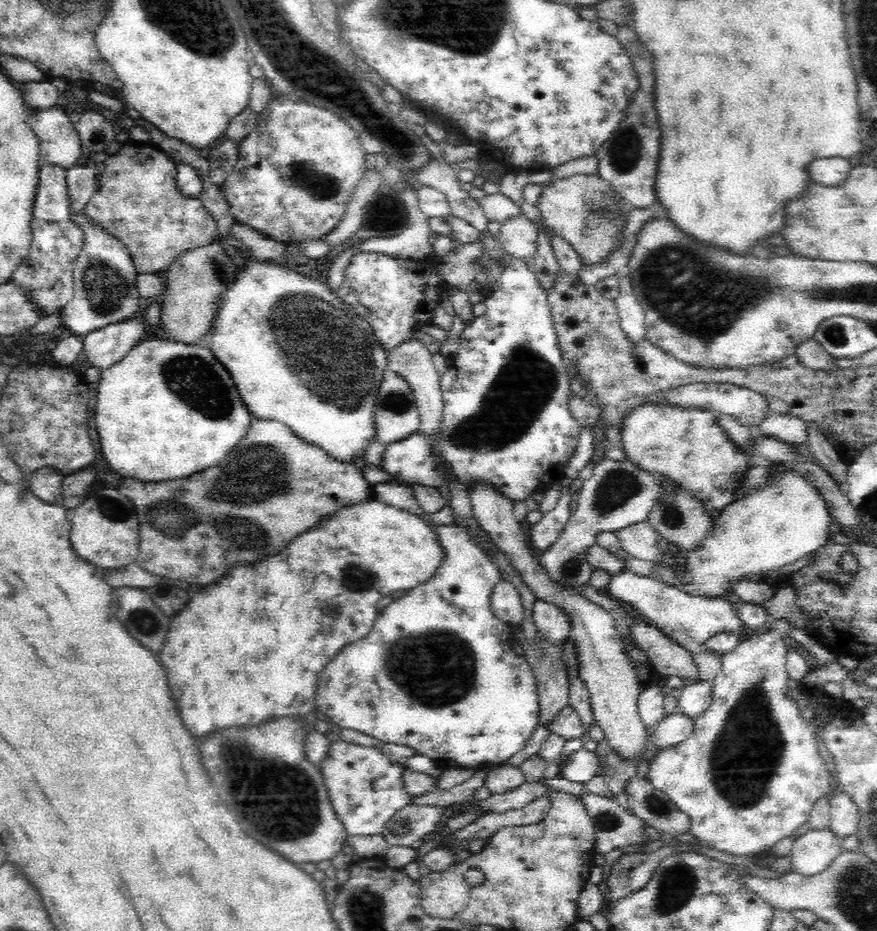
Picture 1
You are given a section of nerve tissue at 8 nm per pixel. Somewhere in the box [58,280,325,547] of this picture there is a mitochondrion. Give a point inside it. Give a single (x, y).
(186, 376)

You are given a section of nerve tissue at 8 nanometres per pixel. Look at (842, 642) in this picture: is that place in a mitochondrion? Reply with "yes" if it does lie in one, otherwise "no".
no

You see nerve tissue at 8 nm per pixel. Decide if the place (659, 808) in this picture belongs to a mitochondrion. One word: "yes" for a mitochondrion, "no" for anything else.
yes

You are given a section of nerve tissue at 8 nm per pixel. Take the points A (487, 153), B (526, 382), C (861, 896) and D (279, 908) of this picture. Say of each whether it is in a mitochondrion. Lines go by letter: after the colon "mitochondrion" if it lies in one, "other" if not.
A: other
B: mitochondrion
C: mitochondrion
D: other

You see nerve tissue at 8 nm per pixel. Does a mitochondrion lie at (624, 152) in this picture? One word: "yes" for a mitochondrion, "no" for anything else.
yes

